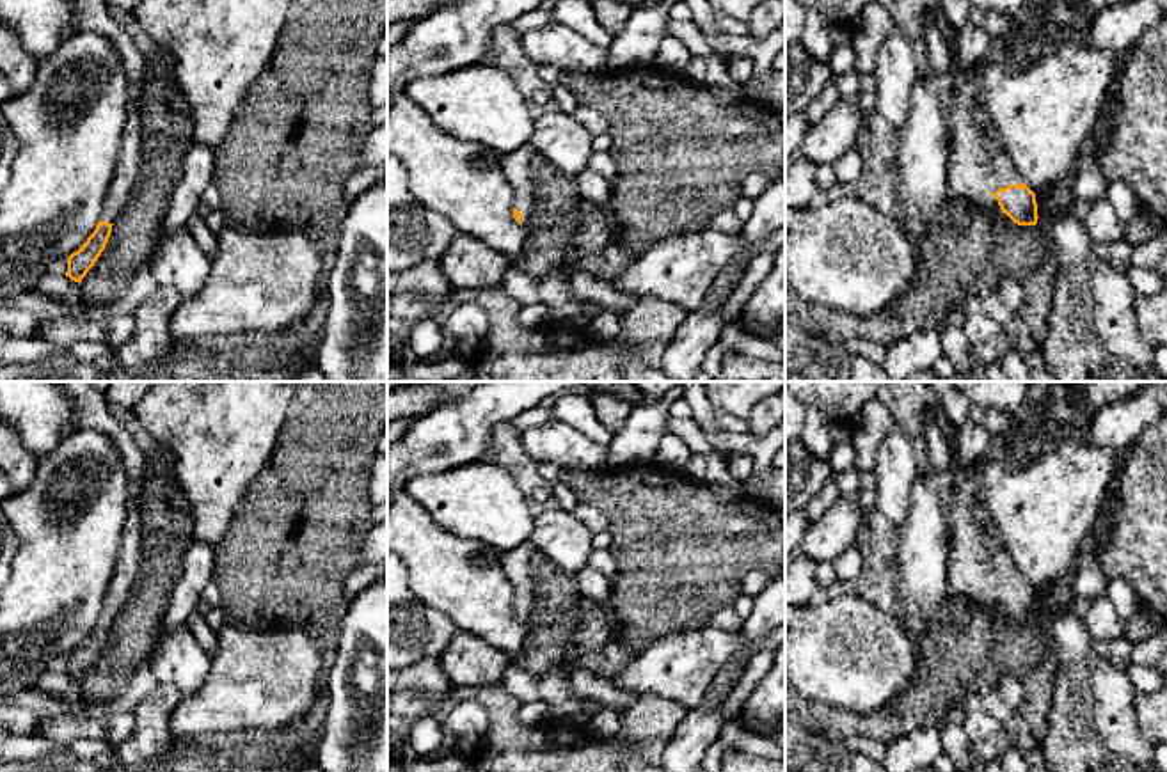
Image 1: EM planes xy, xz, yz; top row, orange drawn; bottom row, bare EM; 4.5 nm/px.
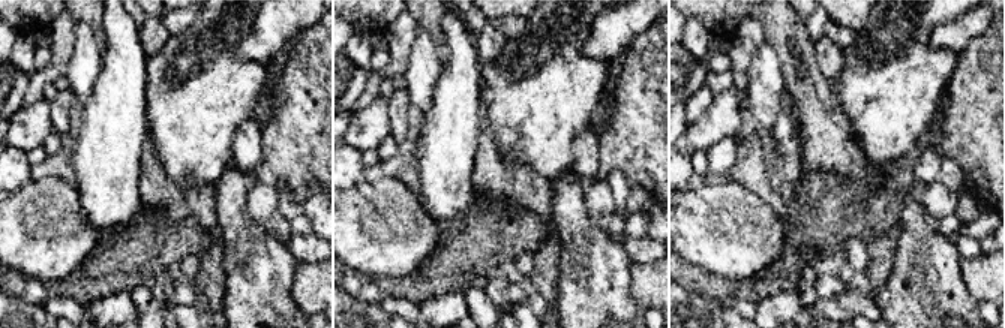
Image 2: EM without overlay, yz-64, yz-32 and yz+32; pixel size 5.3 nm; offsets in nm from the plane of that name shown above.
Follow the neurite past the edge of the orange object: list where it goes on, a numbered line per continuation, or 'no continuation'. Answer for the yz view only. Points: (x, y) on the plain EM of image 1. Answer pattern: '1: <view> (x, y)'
1: yz (977, 565)

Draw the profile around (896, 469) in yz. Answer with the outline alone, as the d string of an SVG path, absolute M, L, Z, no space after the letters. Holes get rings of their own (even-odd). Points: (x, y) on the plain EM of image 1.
M893 424L881 442L872 470L876 479L876 509L890 520L893 529L899 529L906 520L918 472L911 442Z

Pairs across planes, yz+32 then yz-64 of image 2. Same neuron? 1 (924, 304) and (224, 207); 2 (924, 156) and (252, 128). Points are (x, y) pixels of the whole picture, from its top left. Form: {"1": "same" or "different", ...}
{"1": "same", "2": "same"}

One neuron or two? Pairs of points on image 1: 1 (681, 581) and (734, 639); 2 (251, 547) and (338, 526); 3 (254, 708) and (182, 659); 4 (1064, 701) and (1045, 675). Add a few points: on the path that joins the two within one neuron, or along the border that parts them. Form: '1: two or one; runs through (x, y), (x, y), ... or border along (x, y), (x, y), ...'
1: two; border along (706, 623), (695, 629), (672, 630), (665, 636)
2: one; runs through (272, 547), (288, 547), (317, 526)
3: two; border along (212, 659), (212, 668), (203, 685), (182, 700)
4: two; border along (1050, 650), (1055, 661), (1055, 685), (1043, 726)

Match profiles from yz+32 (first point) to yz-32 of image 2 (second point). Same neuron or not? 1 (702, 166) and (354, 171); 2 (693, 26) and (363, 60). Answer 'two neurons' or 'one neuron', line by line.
1: two neurons
2: one neuron

